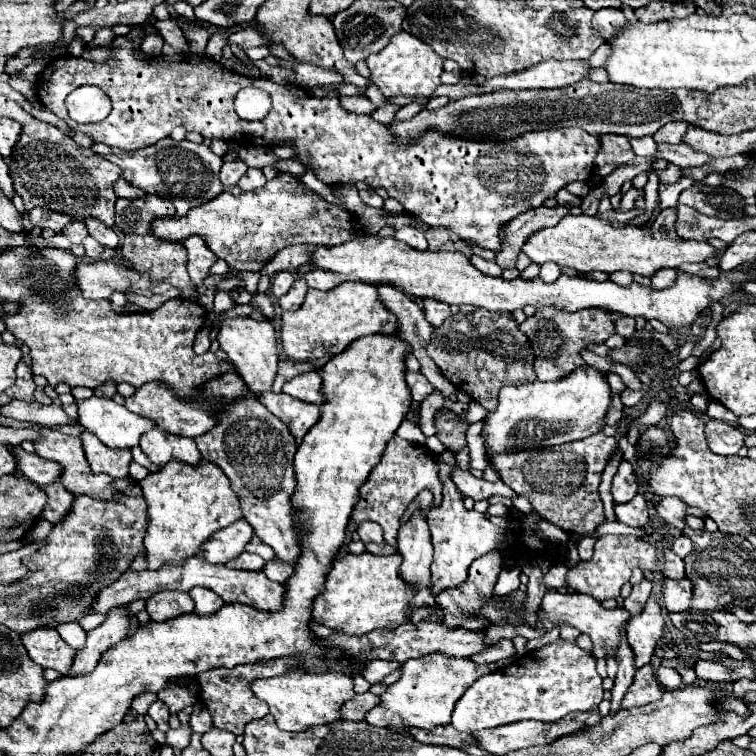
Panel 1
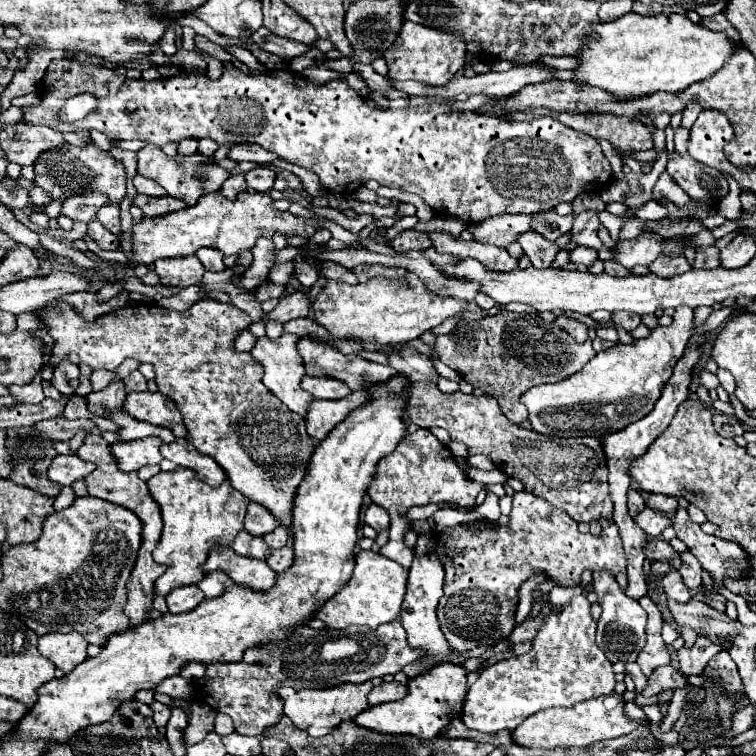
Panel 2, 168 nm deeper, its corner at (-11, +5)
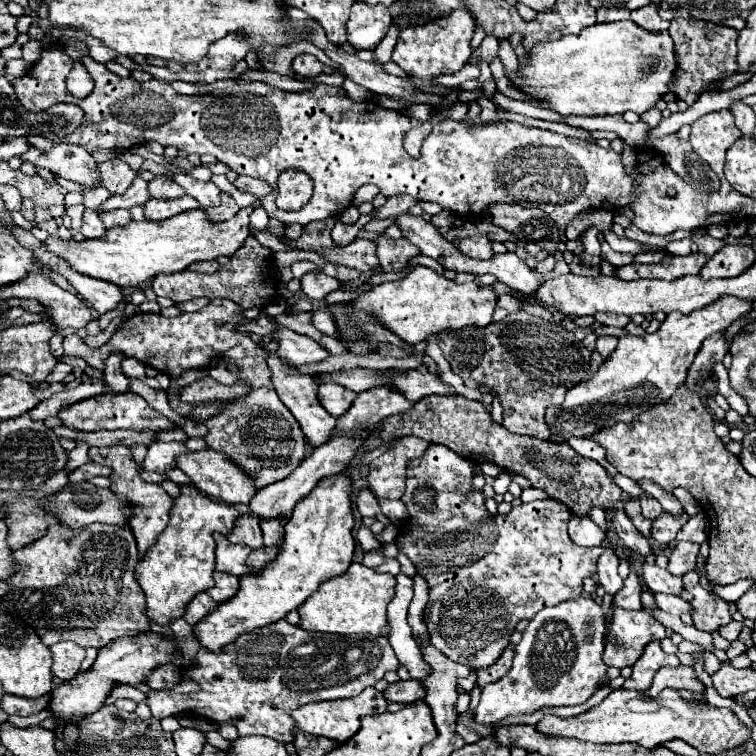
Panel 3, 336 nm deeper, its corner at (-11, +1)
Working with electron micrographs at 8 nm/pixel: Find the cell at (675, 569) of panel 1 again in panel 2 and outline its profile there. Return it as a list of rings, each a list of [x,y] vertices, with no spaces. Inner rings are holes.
[[[661,539],[647,541],[647,547],[643,547],[643,551],[647,551],[647,557],[653,559],[653,561],[673,559],[673,567],[675,567],[675,569],[679,569],[679,565],[681,565],[681,557],[679,557],[679,553],[677,553],[667,541],[661,541]]]

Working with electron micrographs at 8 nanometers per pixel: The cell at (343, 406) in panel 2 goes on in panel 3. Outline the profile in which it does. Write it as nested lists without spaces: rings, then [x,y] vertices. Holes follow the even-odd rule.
[[[387,385],[361,391],[357,393],[357,399],[347,409],[347,413],[337,417],[337,427],[331,435],[345,435],[351,431],[373,431],[377,423],[381,423],[385,417],[403,413],[411,409],[411,405],[411,401],[403,399],[403,395],[399,395]]]

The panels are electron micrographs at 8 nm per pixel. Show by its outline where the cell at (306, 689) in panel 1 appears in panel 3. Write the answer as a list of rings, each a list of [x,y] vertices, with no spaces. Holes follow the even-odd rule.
[[[367,687],[359,697],[335,699],[335,701],[317,701],[317,703],[297,707],[291,713],[291,717],[301,731],[311,733],[311,735],[319,735],[319,737],[327,737],[327,739],[337,739],[339,743],[343,743],[359,731],[359,727],[361,727],[359,717],[361,715],[377,715],[377,713],[385,713],[385,711],[387,711],[387,701],[383,699],[383,693],[377,691],[375,687]]]

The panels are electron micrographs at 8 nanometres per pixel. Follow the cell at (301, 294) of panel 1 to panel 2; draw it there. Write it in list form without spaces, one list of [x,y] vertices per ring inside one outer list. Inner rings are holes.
[[[297,291],[297,293],[293,293],[293,295],[283,297],[273,311],[263,313],[263,321],[287,323],[287,321],[291,321],[291,319],[307,317],[307,315],[309,315],[309,299],[307,299],[305,293]]]

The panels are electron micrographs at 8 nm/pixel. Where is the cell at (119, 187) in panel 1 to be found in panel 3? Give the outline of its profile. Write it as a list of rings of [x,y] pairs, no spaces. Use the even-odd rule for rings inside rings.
[[[159,175],[153,181],[149,181],[147,191],[155,199],[175,199],[175,197],[181,197],[185,193],[179,185],[175,185],[175,181],[167,179],[165,175]]]

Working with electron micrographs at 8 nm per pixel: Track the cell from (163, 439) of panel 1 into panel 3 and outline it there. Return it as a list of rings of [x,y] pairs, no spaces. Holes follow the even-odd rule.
[[[205,449],[205,451],[187,453],[177,459],[177,467],[193,481],[193,485],[197,485],[207,495],[217,497],[225,503],[249,503],[251,497],[257,493],[251,479],[243,471],[239,471],[235,467],[235,463],[231,463],[231,459],[227,459],[227,455],[219,455],[217,451]]]

